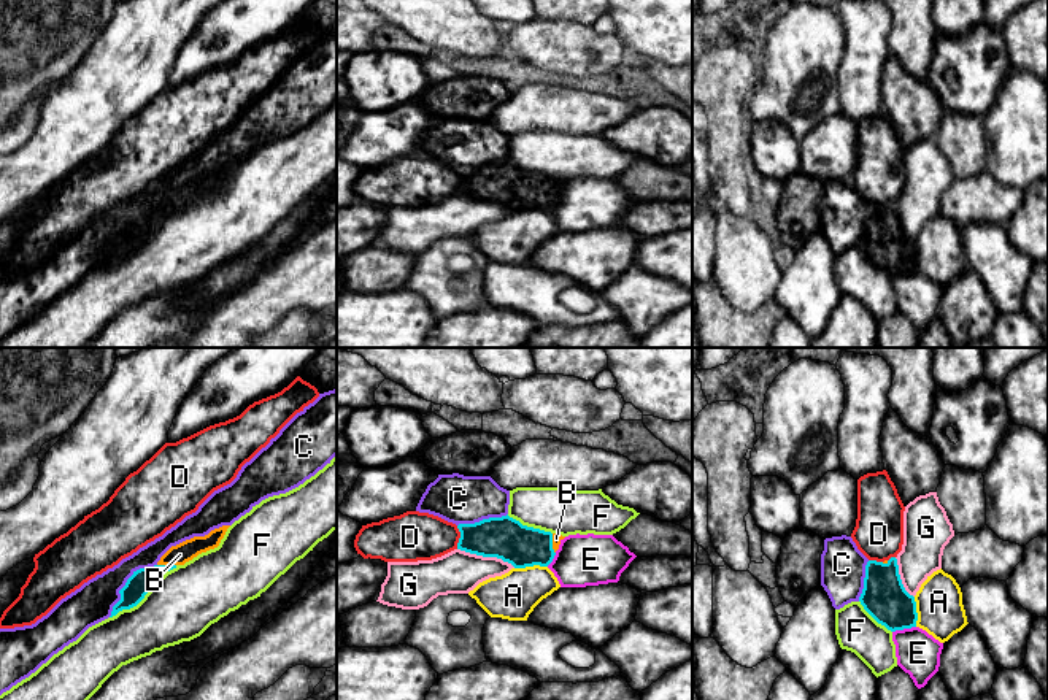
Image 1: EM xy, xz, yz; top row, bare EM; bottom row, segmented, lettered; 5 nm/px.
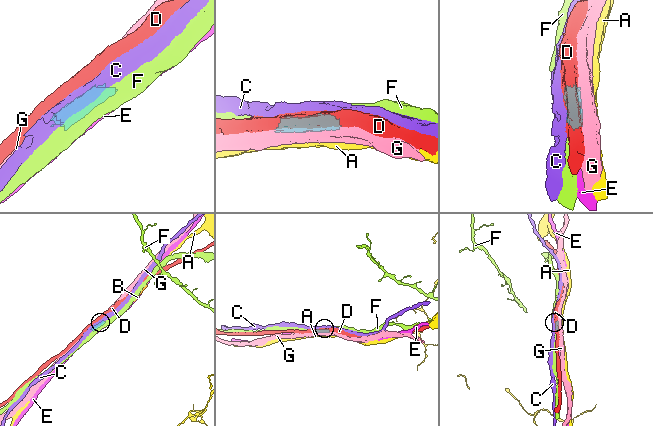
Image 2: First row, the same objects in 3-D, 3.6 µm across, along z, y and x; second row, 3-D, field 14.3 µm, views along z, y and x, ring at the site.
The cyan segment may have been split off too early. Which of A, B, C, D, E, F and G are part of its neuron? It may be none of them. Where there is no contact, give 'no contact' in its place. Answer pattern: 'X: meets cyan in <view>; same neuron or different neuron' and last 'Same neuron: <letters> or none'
A: meets cyan in xz; different neuron
B: meets cyan in xy; same neuron
C: meets cyan in xy; different neuron
D: meets cyan in xz; different neuron
E: meets cyan in yz; different neuron
F: meets cyan in xy; different neuron
G: meets cyan in xz; different neuron
Same neuron: B

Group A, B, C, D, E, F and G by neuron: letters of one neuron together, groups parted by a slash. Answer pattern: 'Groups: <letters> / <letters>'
Groups: A / B / C / D / E / F / G

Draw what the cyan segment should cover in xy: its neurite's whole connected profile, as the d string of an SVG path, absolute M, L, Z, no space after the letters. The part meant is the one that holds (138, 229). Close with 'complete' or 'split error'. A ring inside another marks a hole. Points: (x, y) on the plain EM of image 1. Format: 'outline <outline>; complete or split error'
outline M222 170L205 181L194 181L171 190L154 211L133 216L125 230L119 235L121 244L113 251L110 262L122 254L137 251L167 216L184 210L202 197L218 192L229 171L230 170Z; split error

